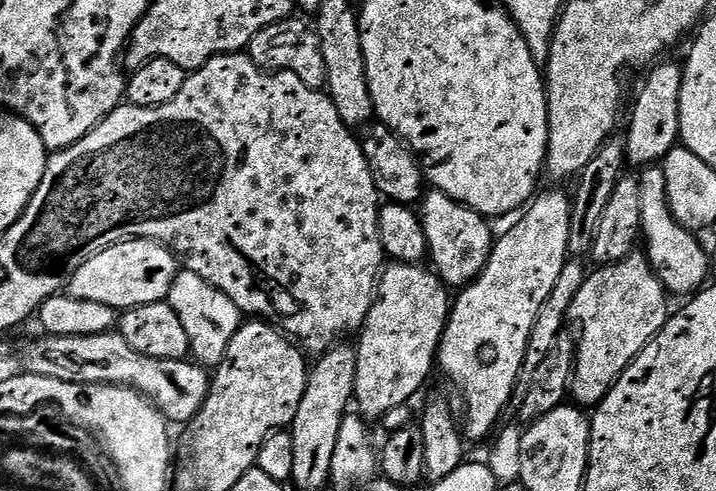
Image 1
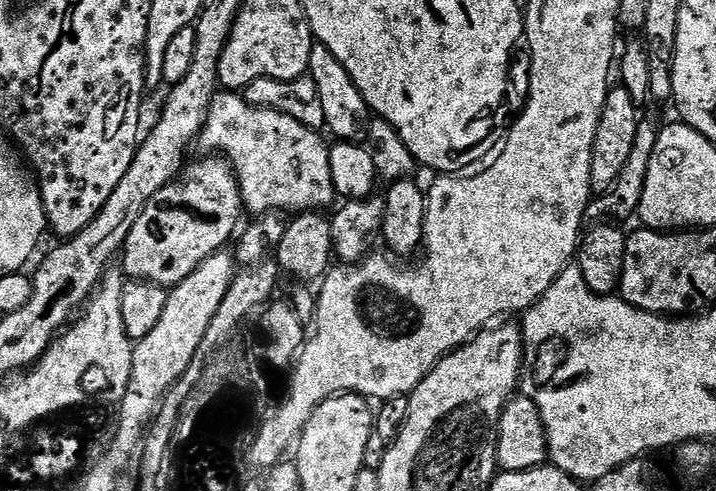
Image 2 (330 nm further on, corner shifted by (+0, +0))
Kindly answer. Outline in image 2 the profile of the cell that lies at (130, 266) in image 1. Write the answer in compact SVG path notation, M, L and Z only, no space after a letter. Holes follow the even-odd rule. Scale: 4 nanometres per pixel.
M208 154L203 158L205 160L198 161L196 165L193 163L183 175L162 190L158 190L158 194L150 198L146 210L142 210L142 218L134 222L134 230L130 230L122 249L122 268L131 279L175 286L190 278L190 274L194 274L194 270L198 270L198 266L206 262L206 258L221 251L227 245L224 243L233 239L237 231L236 223L240 220L240 212L242 213L240 183L236 180L236 169L232 167L231 160L223 155Z

